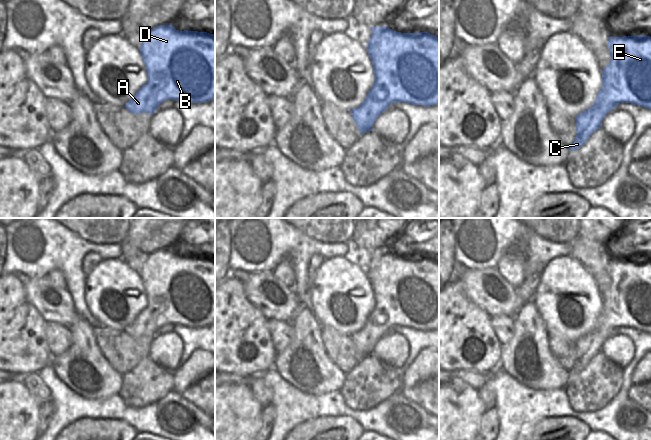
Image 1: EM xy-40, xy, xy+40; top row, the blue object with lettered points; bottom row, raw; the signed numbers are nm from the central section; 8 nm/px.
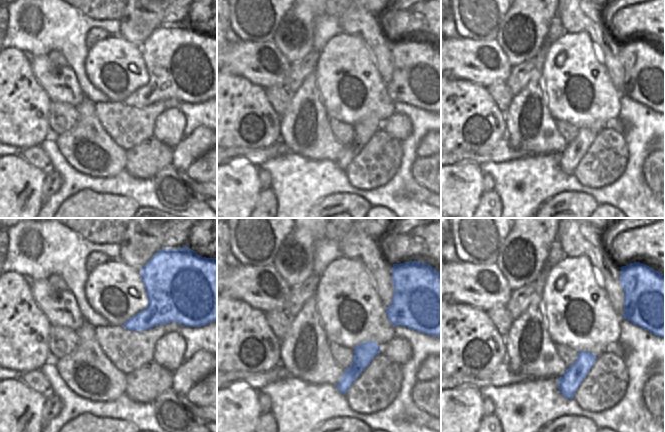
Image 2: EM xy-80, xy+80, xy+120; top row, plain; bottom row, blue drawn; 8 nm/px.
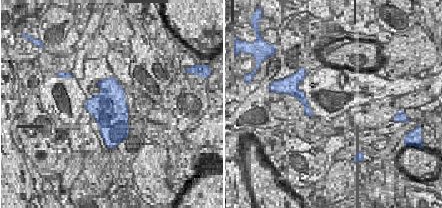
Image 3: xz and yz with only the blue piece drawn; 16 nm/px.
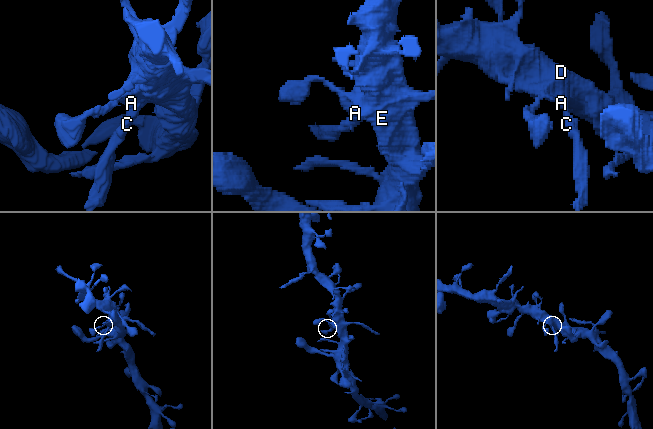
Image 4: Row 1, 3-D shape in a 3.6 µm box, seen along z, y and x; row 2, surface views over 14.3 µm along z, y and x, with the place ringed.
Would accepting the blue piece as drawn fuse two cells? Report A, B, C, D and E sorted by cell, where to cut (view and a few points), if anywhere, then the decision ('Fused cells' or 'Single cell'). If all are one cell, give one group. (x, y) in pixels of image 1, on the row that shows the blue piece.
Groups: A B C D E. No split. Single cell

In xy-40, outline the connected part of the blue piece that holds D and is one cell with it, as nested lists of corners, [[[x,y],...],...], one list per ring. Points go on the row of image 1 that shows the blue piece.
[[[159,25],[148,31],[148,34],[140,46],[140,54],[146,66],[148,80],[138,92],[124,106],[128,111],[137,115],[139,113],[151,113],[158,106],[171,99],[185,103],[205,103],[215,99],[215,35],[198,31],[179,31],[170,25]]]

